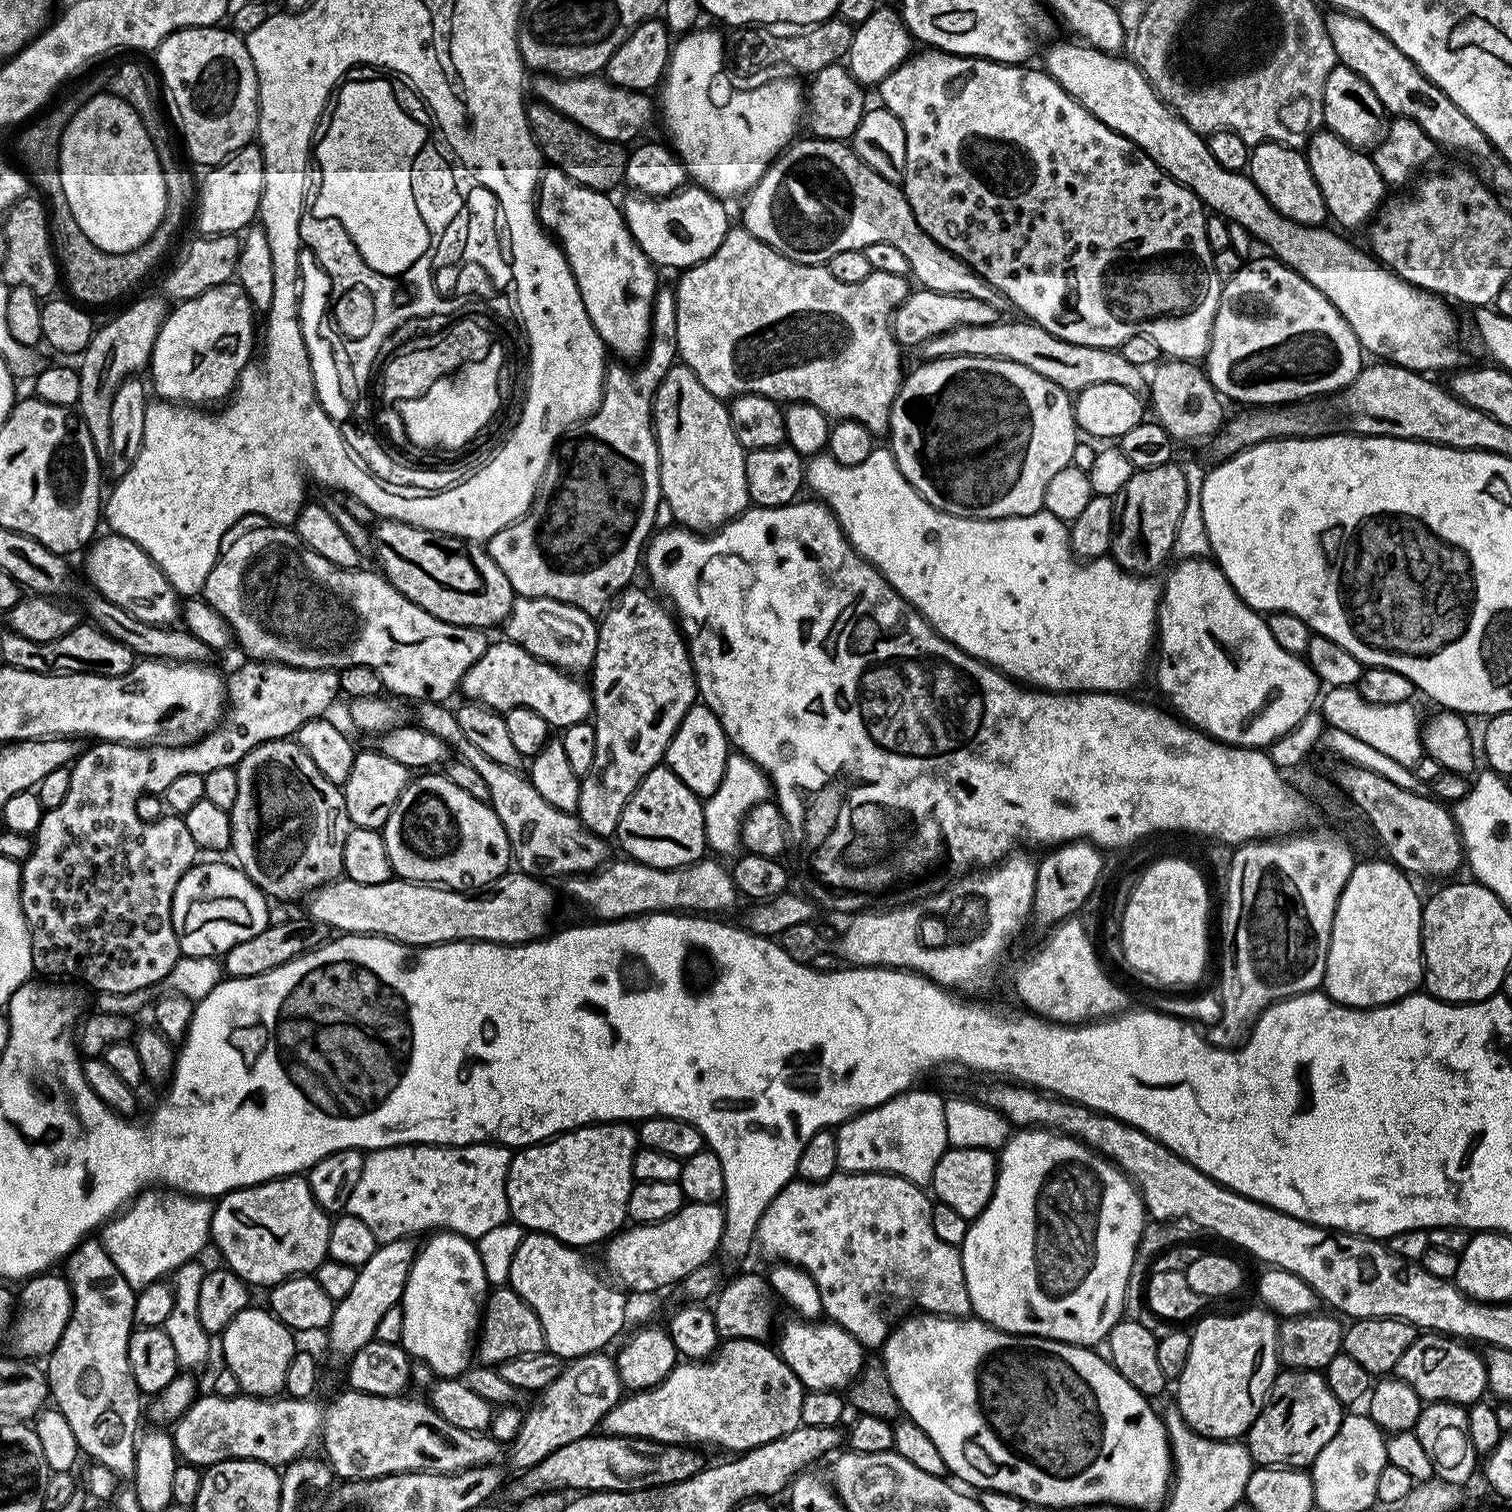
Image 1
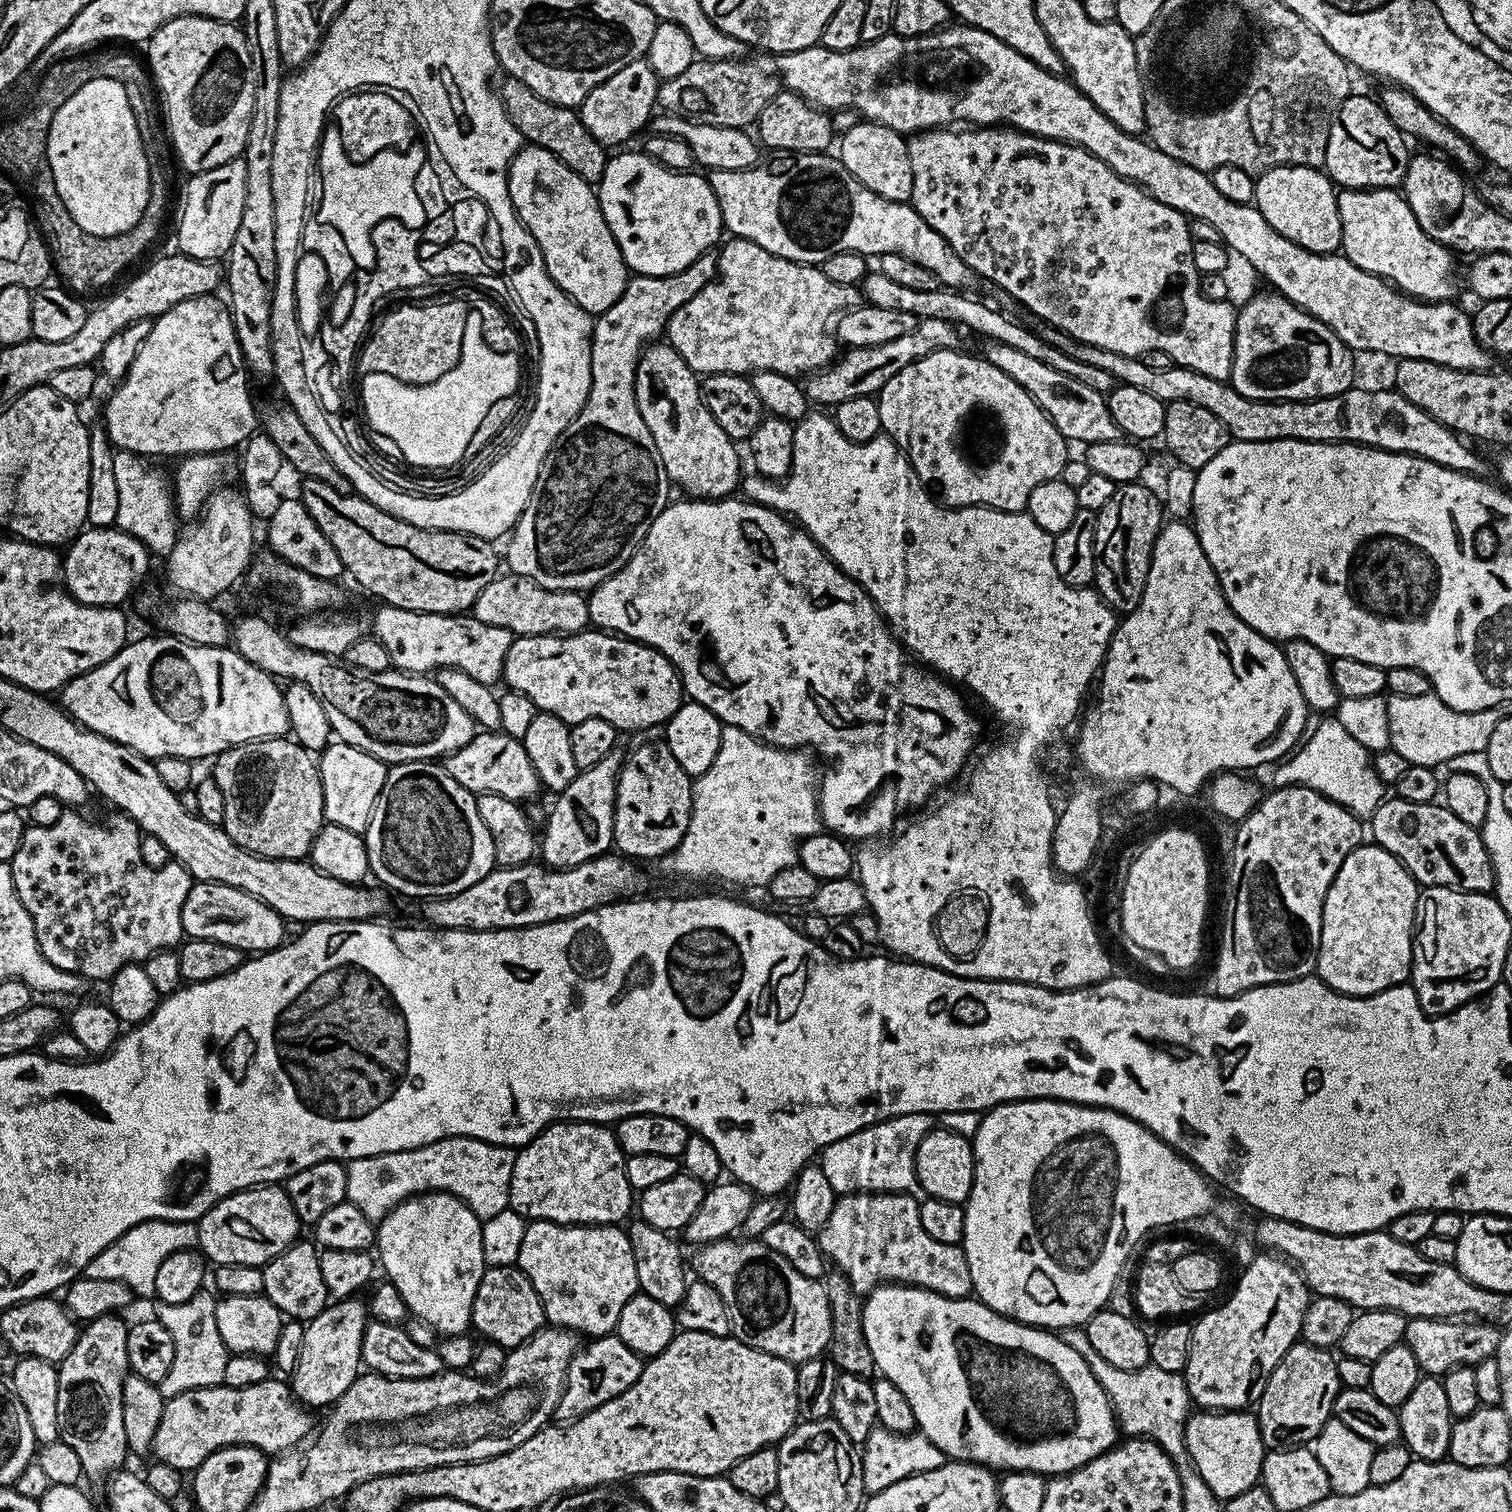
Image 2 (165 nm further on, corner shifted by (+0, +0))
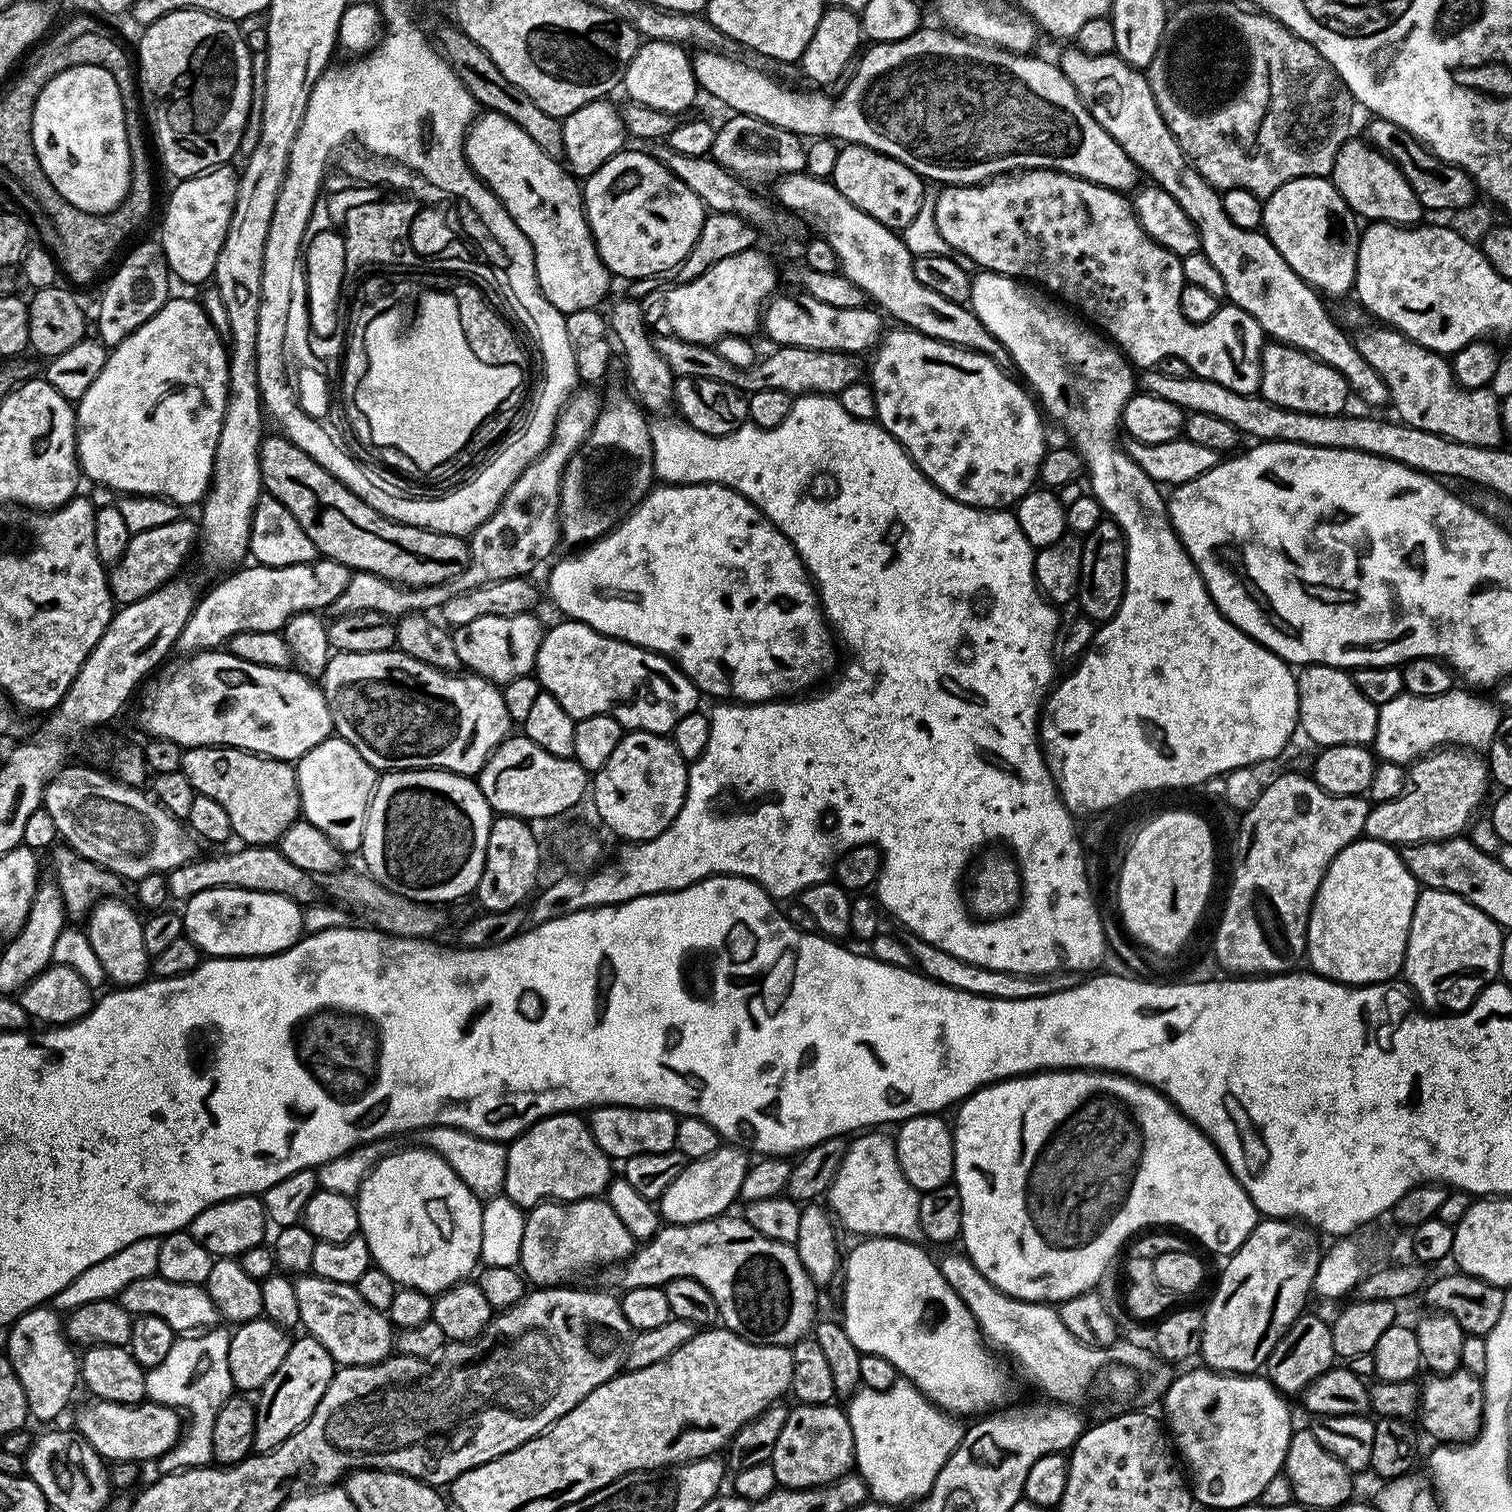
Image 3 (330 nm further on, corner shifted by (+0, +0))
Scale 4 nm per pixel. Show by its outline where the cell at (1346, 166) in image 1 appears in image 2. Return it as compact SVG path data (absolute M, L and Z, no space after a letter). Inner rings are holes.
M1346 188L1337 191L1338 218L1342 222L1342 255L1354 266L1399 288L1415 300L1448 302L1456 292L1452 277L1453 253L1432 240L1418 226L1414 210L1399 191L1390 188Z

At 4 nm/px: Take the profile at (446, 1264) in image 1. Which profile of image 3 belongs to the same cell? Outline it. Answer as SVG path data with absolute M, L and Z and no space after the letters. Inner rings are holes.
M423 1146L415 1147L404 1148L401 1152L389 1151L360 1183L360 1191L354 1197L360 1223L359 1235L364 1236L366 1246L370 1246L373 1265L386 1270L397 1286L439 1294L453 1284L467 1281L471 1272L477 1271L476 1264L481 1263L482 1200L470 1191L458 1174L454 1174L437 1152Z

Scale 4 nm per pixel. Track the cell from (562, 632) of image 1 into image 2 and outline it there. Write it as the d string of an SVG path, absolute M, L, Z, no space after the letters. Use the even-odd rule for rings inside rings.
M511 574L497 575L482 594L472 603L471 615L486 626L502 626L518 636L546 636L549 634L567 634L582 632L589 627L588 601L579 592L555 592L538 586L530 578Z

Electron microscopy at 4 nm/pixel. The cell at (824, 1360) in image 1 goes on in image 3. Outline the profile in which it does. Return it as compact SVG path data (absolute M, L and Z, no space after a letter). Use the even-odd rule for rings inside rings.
M725 1214L713 1220L703 1220L693 1224L668 1224L651 1240L641 1243L627 1260L611 1269L612 1280L620 1290L637 1288L638 1286L664 1285L678 1278L696 1280L706 1290L718 1306L719 1323L729 1332L738 1334L743 1340L753 1340L756 1344L774 1344L791 1347L797 1341L805 1339L815 1325L817 1285L806 1274L798 1258L795 1245L778 1242L758 1234L750 1222L739 1215Z

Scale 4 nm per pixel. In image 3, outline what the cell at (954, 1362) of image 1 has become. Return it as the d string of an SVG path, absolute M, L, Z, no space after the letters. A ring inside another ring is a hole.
M873 1236L871 1238L861 1239L856 1243L860 1244L854 1245L849 1252L847 1249L846 1259L842 1264L842 1269L845 1274L845 1290L842 1297L842 1304L844 1304L842 1323L846 1334L850 1334L850 1342L854 1342L854 1346L858 1346L858 1350L861 1354L873 1352L882 1358L886 1358L886 1362L894 1362L897 1373L899 1373L903 1379L909 1380L925 1398L931 1400L933 1404L937 1404L937 1406L944 1409L944 1411L952 1413L952 1415L957 1418L965 1418L964 1416L972 1416L968 1418L980 1418L985 1414L991 1413L993 1410L999 1409L1001 1405L1003 1405L1000 1403L1008 1396L1008 1372L1004 1369L1005 1361L986 1343L984 1333L981 1332L980 1327L976 1325L974 1314L970 1312L966 1306L966 1302L962 1302L962 1298L953 1290L950 1286L950 1282L946 1282L946 1278L940 1272L939 1263L937 1263L935 1259L932 1261L931 1258L920 1249L921 1245L916 1242Z

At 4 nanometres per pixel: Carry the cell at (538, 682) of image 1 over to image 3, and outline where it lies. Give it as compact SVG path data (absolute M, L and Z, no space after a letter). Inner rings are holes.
M577 620L561 621L545 631L534 675L541 689L556 698L572 720L610 715L625 730L668 734L686 714L697 711L701 693L667 656L603 636Z

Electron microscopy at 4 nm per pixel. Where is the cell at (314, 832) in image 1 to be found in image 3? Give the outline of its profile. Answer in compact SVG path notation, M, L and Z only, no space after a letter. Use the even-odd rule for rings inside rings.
M209 746L207 748L187 749L182 758L180 771L190 778L197 794L214 798L226 814L230 814L230 826L233 837L245 845L263 844L272 846L280 839L280 835L296 823L301 815L300 791L296 781L296 769L289 761L273 760L271 756L262 756L258 752L246 752L243 748L226 748Z

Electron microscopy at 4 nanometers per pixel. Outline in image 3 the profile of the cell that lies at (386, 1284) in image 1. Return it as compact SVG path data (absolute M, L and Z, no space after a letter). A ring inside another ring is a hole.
M301 1334L292 1340L286 1358L282 1358L282 1366L278 1366L274 1374L270 1374L264 1387L259 1389L260 1400L255 1401L254 1449L257 1453L274 1450L305 1424L310 1414L314 1414L314 1406L322 1402L322 1394L326 1394L326 1386L330 1386L337 1367L329 1350L322 1346L318 1338Z

